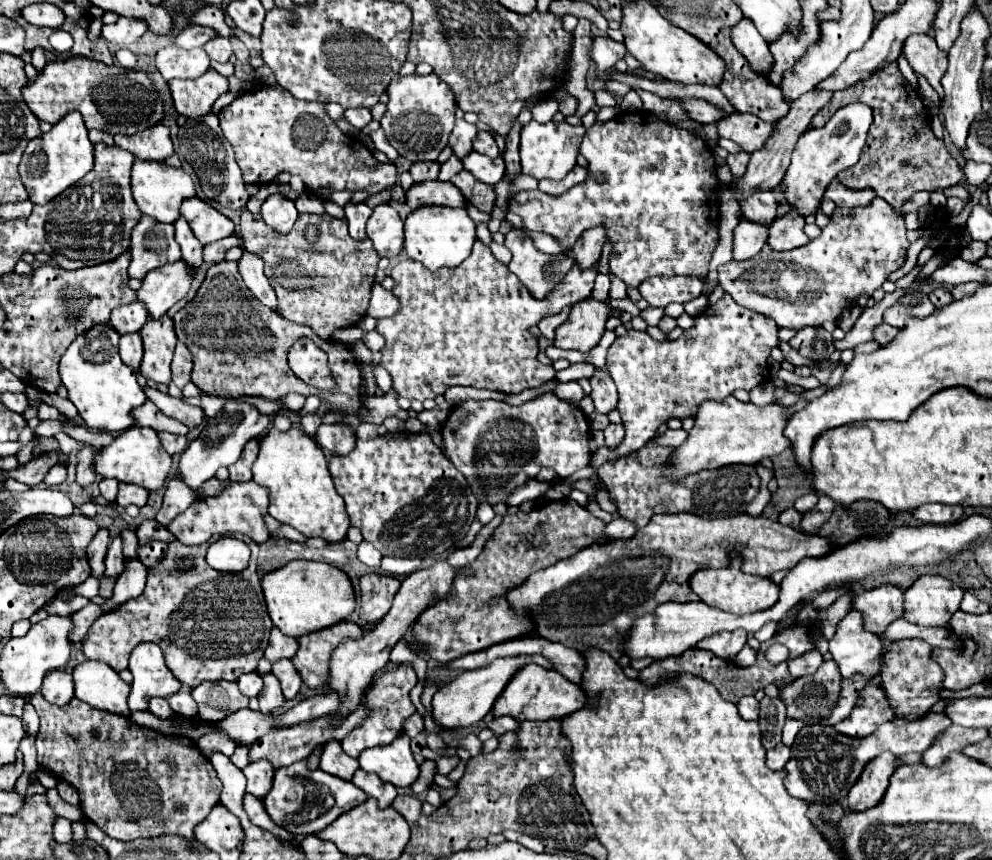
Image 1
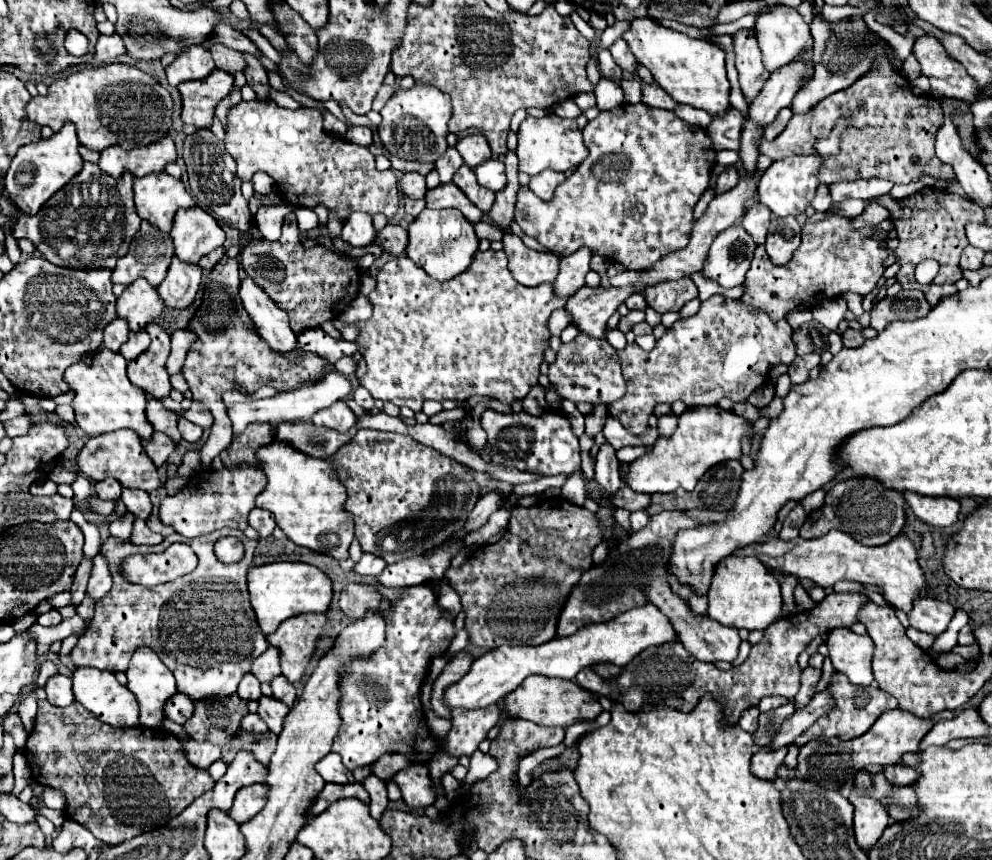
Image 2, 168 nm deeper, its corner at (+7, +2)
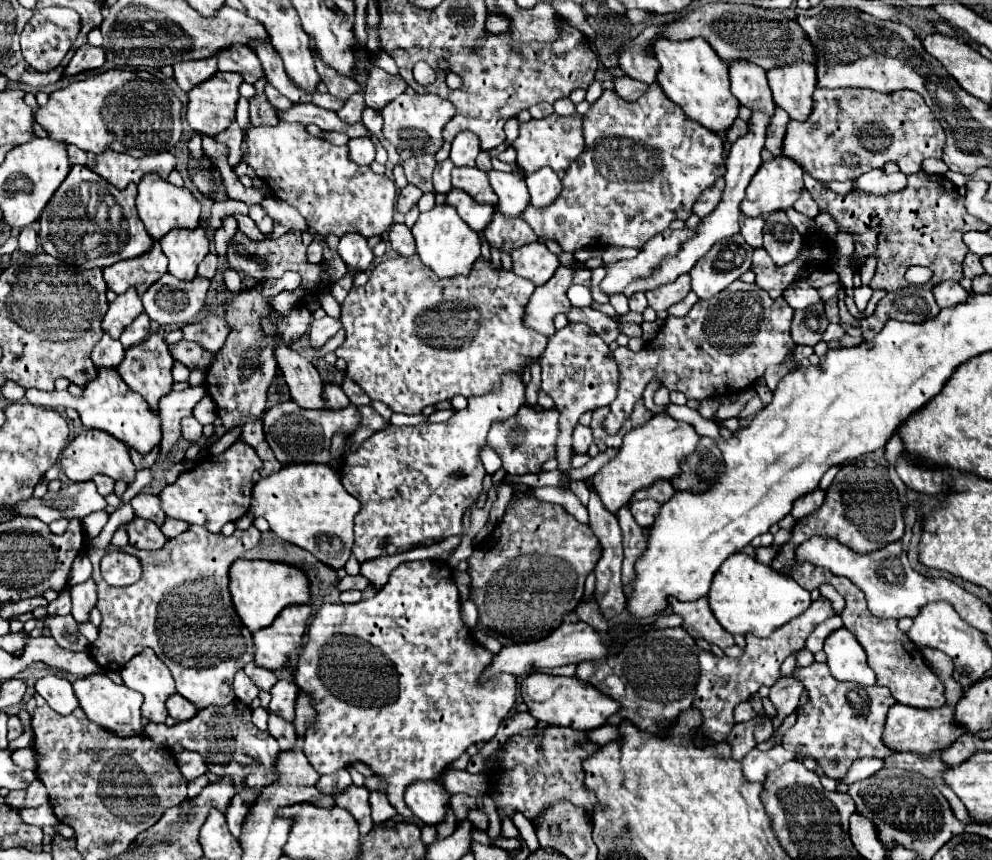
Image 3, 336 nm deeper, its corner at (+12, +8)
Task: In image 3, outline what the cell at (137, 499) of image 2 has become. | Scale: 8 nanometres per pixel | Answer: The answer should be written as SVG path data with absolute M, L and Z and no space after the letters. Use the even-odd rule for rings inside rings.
M148 493L136 495L132 499L132 509L134 509L136 517L154 521L158 527L162 527L164 519L166 519L166 513L160 507L160 497L156 497L156 495L148 495Z

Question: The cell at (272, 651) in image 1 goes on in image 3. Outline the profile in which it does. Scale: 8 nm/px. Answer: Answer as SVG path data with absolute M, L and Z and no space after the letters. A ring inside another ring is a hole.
M248 663L248 665L244 667L244 671L246 671L246 675L258 685L258 689L262 689L262 691L270 691L270 689L276 685L276 681L278 681L278 677L276 677L274 671L262 669L262 667L254 665L254 663Z

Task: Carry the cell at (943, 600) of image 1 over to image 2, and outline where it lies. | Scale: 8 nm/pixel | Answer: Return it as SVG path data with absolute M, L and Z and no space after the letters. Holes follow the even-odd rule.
M919 597L915 599L913 609L907 613L907 619L911 627L931 635L939 635L947 629L953 613L955 607L949 605L947 601L939 601L933 597Z

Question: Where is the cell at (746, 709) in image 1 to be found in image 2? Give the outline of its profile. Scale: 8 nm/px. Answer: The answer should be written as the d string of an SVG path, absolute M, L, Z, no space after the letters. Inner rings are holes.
M749 707L743 711L741 719L739 719L739 727L747 733L753 733L757 729L757 717L759 717L759 709L757 707Z

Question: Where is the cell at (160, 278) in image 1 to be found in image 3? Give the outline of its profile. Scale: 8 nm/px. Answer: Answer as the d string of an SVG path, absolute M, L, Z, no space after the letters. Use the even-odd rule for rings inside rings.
M134 289L122 293L116 297L114 303L110 303L108 313L102 319L102 329L104 333L108 333L112 339L120 339L122 331L138 317L138 313L142 313L142 301L140 297L134 293Z

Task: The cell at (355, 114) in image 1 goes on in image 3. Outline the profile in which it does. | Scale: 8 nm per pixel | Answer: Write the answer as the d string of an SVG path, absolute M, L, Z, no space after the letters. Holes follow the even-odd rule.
M358 137L348 141L348 157L356 165L370 165L374 161L374 155L376 155L374 143L368 137Z

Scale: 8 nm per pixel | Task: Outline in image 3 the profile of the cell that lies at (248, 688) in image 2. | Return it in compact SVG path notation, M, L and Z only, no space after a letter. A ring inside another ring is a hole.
M238 671L238 675L234 677L234 693L238 701L250 705L258 697L258 687L248 679L244 671Z

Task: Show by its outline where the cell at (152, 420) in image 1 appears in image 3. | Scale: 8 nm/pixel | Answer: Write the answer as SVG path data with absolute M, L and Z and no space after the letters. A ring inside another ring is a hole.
M190 387L186 391L170 391L166 397L160 399L160 421L162 421L162 443L160 451L168 455L176 441L180 439L180 419L190 417L196 403L206 395L202 387ZM204 391L204 393L202 393Z

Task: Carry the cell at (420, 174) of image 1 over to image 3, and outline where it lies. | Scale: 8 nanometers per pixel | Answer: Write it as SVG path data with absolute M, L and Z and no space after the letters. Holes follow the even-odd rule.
M406 185L406 187L400 189L400 193L398 193L398 211L406 215L406 213L418 203L420 197L422 197L422 191L420 191L418 187Z

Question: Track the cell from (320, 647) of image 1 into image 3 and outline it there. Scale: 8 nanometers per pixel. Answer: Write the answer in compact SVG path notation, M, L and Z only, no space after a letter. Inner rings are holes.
M288 605L266 629L254 633L256 655L254 663L270 671L278 671L288 661L288 655L302 645L310 605Z

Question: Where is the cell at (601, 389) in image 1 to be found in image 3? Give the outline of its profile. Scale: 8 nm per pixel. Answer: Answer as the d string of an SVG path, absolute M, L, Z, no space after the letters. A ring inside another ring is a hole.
M578 423L578 427L574 429L574 445L572 445L574 453L582 453L582 455L588 453L588 447L590 447L592 441L594 439L590 435L590 427L584 427L584 425Z

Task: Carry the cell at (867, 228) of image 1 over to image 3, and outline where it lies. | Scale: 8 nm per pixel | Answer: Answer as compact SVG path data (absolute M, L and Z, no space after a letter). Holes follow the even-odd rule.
M808 247L802 249L800 259L796 259L790 265L774 265L774 261L768 257L768 253L764 249L754 249L754 257L752 257L752 271L756 273L756 283L768 291L768 295L772 299L782 297L784 289L790 287L796 279L798 279L798 271L804 267L804 263L808 261Z

